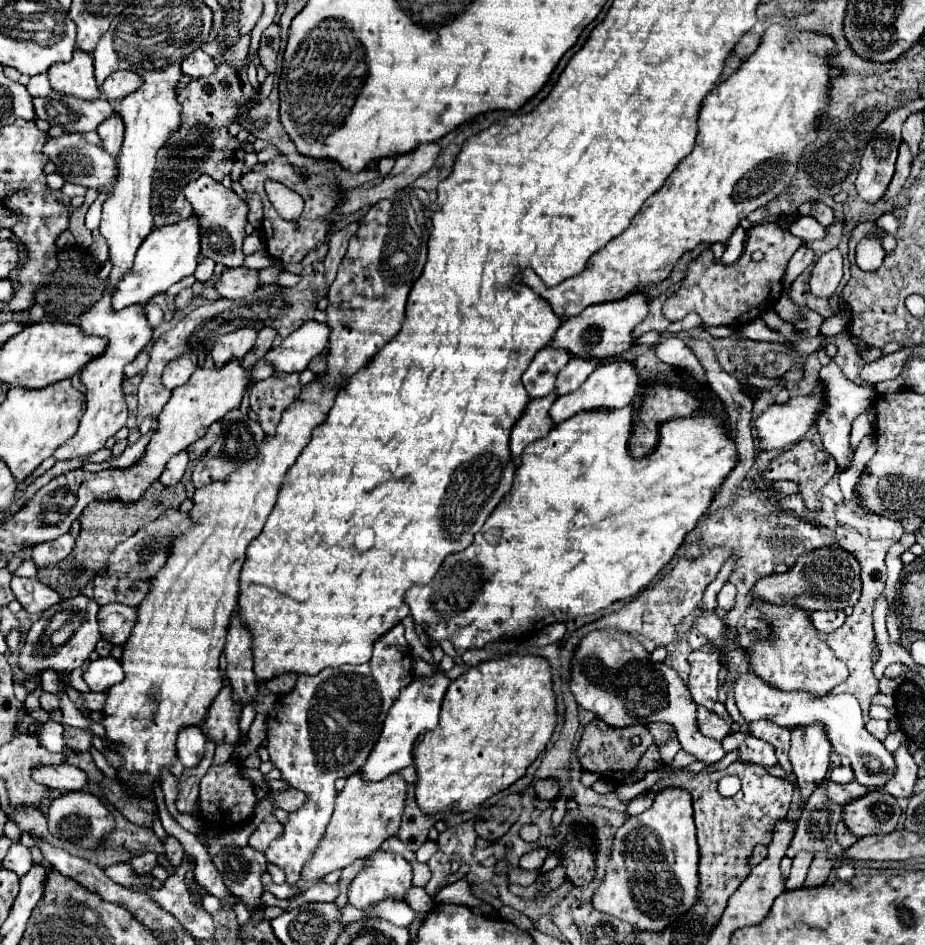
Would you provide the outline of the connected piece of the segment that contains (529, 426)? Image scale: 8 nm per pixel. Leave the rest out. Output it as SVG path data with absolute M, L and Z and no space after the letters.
M553 390L543 398L531 400L529 410L525 410L525 418L521 418L521 422L517 422L517 426L513 428L511 454L513 454L515 466L521 464L521 452L525 450L525 446L539 440L555 426L555 422L549 416L549 408L553 406L555 398L557 398L557 392Z

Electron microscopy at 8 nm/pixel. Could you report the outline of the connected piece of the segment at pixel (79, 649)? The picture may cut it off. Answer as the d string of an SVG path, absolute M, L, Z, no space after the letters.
M83 594L63 600L45 610L27 632L25 646L19 652L19 666L27 674L41 674L45 668L53 668L55 672L63 674L81 666L101 640L97 618L99 610L101 606L93 598L87 598Z

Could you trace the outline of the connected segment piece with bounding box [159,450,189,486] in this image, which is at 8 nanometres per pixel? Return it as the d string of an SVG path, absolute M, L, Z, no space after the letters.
M187 450L175 454L175 456L167 462L163 474L159 476L161 484L165 484L165 486L173 486L173 484L177 484L177 482L181 480L181 476L183 476L187 464L189 464L189 454L187 454Z

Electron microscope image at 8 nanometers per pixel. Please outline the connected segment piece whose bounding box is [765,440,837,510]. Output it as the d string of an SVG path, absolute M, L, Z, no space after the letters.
M801 440L791 450L787 450L785 454L771 460L769 468L765 470L765 478L773 480L773 482L777 482L777 480L795 480L806 507L809 510L819 510L821 508L821 488L827 480L833 478L835 472L837 472L837 464L833 462L833 456L829 452L819 450L811 440Z

